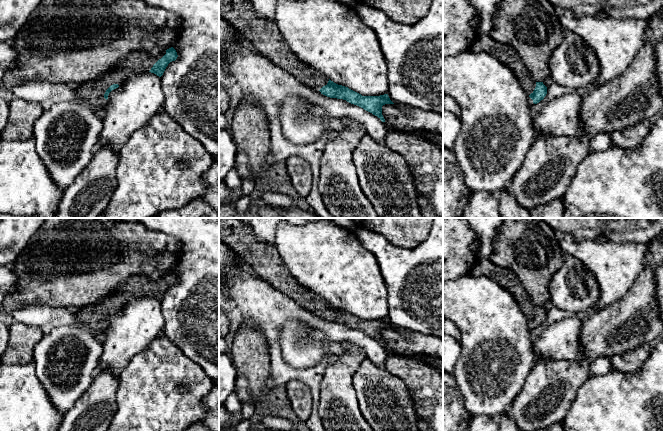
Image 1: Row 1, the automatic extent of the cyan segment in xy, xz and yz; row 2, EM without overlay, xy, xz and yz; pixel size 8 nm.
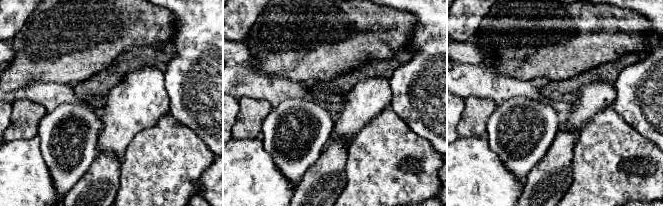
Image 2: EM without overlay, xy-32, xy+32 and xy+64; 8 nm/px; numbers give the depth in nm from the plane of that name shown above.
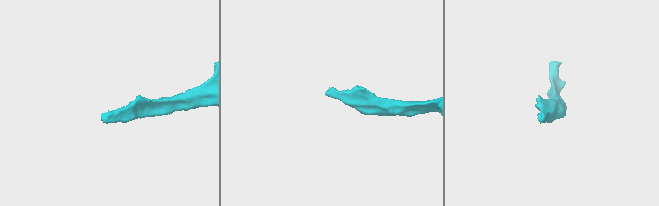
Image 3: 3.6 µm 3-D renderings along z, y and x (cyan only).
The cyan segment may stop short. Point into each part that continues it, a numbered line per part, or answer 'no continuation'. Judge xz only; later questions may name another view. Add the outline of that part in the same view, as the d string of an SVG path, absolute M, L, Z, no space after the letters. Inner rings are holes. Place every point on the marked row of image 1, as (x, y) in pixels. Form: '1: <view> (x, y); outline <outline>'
1: xz (263, 35); outline M219 0L219 16L235 27L241 38L258 53L292 74L299 82L315 90L327 85L329 78L302 62L292 52L275 20L259 18L251 3L246 0Z

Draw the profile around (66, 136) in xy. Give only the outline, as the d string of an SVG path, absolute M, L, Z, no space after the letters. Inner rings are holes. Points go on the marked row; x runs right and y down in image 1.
M78 100L59 102L42 115L34 124L35 149L44 162L58 189L64 191L91 162L98 150L103 122L94 109Z

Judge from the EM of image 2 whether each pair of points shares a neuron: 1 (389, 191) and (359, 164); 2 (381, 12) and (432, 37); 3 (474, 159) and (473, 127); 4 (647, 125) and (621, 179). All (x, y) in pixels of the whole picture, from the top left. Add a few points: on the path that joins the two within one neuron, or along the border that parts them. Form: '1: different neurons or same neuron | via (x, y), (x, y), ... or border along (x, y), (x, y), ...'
1: same neuron | via (382, 184), (366, 168)
2: different neurons | border along (402, 10), (416, 19), (409, 50)
3: different neurons | border along (485, 134), (459, 137)
4: different neurons | border along (624, 119), (652, 141)

